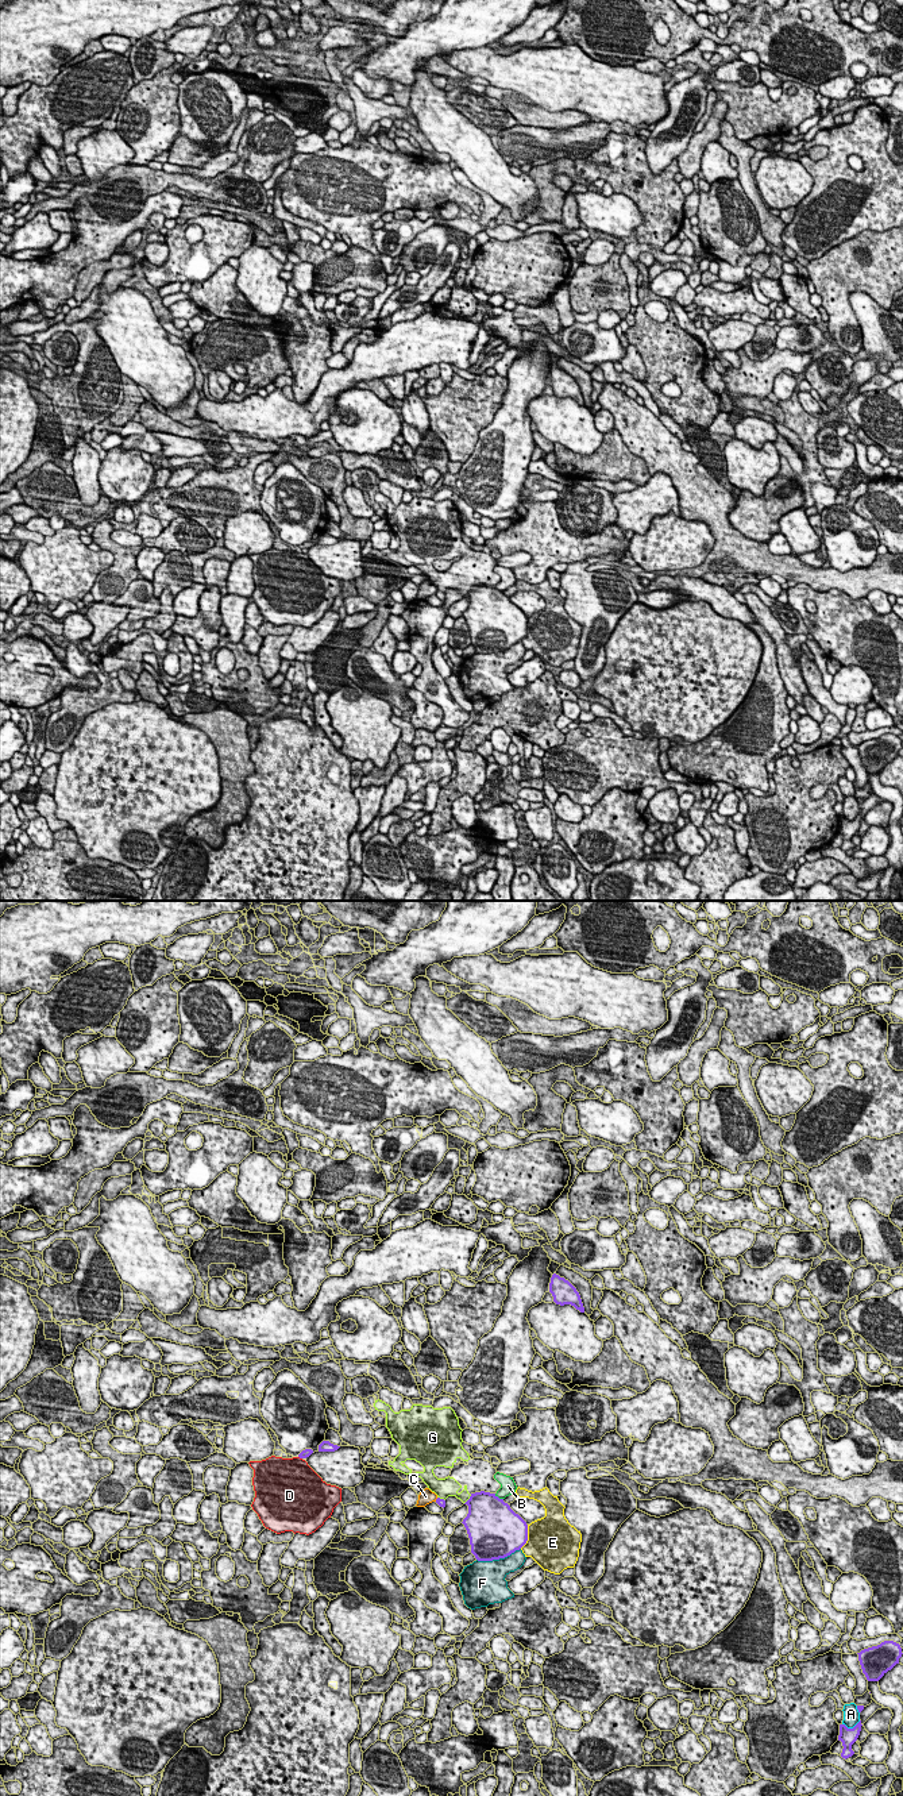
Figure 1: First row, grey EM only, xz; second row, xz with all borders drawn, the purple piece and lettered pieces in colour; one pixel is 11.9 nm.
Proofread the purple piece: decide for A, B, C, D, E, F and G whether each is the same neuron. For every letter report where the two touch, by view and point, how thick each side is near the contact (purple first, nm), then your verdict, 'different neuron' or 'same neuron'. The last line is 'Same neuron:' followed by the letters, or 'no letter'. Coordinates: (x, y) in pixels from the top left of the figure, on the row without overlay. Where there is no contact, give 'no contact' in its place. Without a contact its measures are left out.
A: xz (851, 821) | 200/190 nm | different neuron
B: xz (497, 589) | 480/190 nm | different neuron
C: xz (436, 592) | 90/170 nm | different neuron
D: xz (300, 550) | 100/460 nm | different neuron
E: xz (527, 629) | 500/480 nm | different neuron
F: xz (498, 651) | 500/380 nm | different neuron
G: xz (469, 592) | 420/170 nm | different neuron
Same neuron: no letter

